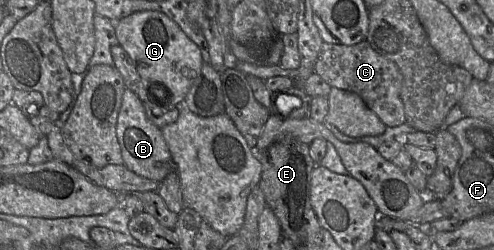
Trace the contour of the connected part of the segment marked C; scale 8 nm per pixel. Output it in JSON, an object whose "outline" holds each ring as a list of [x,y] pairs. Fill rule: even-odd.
{"outline":[[[367,41],[354,45],[323,42],[314,71],[331,87],[357,93],[387,127],[406,123],[401,99],[403,76],[393,61],[378,54]]]}

